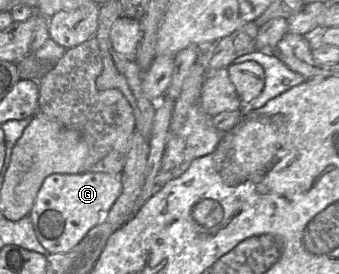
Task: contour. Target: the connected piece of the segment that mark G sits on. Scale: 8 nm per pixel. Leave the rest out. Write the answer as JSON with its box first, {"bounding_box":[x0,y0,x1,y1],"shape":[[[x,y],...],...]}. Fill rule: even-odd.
{"bounding_box":[30,172,122,253],"shape":[[[104,172],[53,173],[45,178],[30,212],[33,228],[49,253],[66,253],[109,212],[122,191],[121,178]]]}

